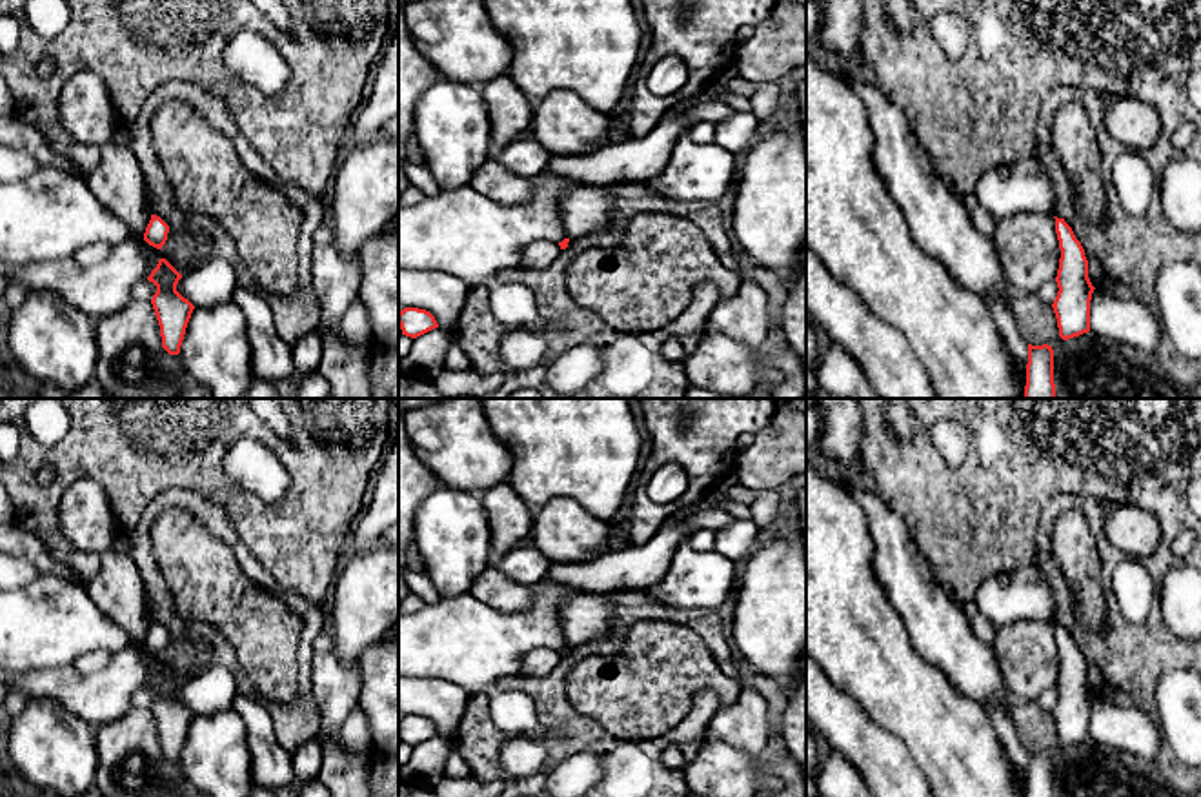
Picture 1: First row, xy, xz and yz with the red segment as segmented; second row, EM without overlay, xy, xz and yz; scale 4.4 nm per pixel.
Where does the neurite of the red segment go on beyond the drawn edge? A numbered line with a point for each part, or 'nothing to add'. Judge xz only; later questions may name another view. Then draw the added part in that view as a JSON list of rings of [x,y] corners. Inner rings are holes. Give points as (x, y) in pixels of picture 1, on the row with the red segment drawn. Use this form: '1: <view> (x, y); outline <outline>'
nothing to add

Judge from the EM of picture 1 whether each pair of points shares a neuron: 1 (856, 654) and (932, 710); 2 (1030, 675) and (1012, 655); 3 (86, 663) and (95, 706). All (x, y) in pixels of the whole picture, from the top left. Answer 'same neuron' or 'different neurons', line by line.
1: same neuron
2: same neuron
3: different neurons

